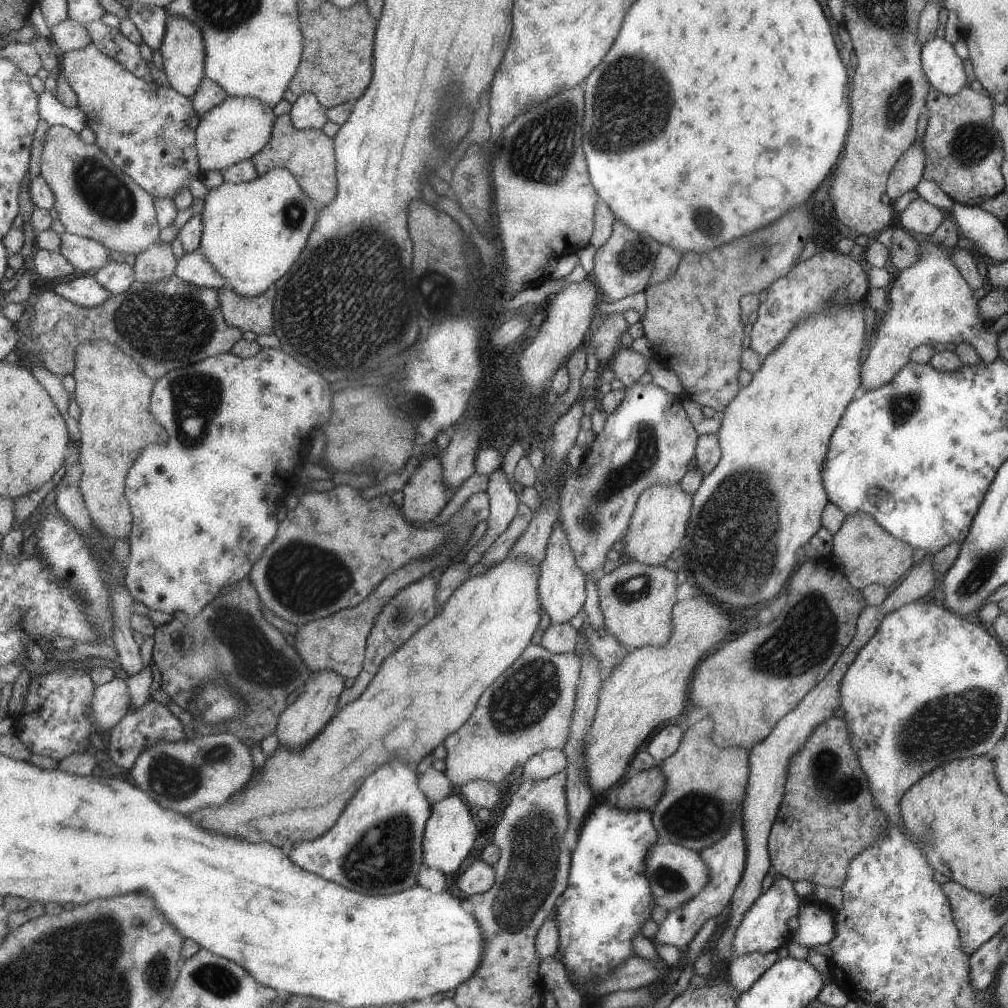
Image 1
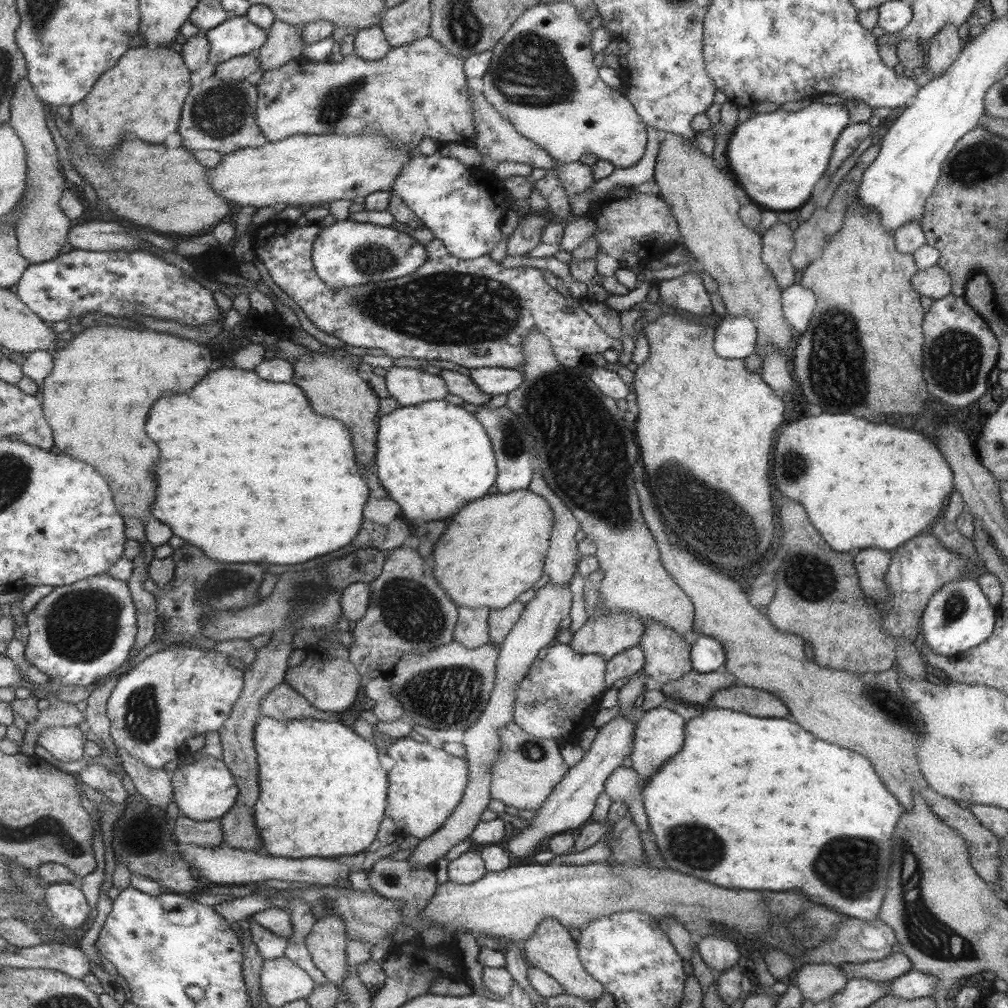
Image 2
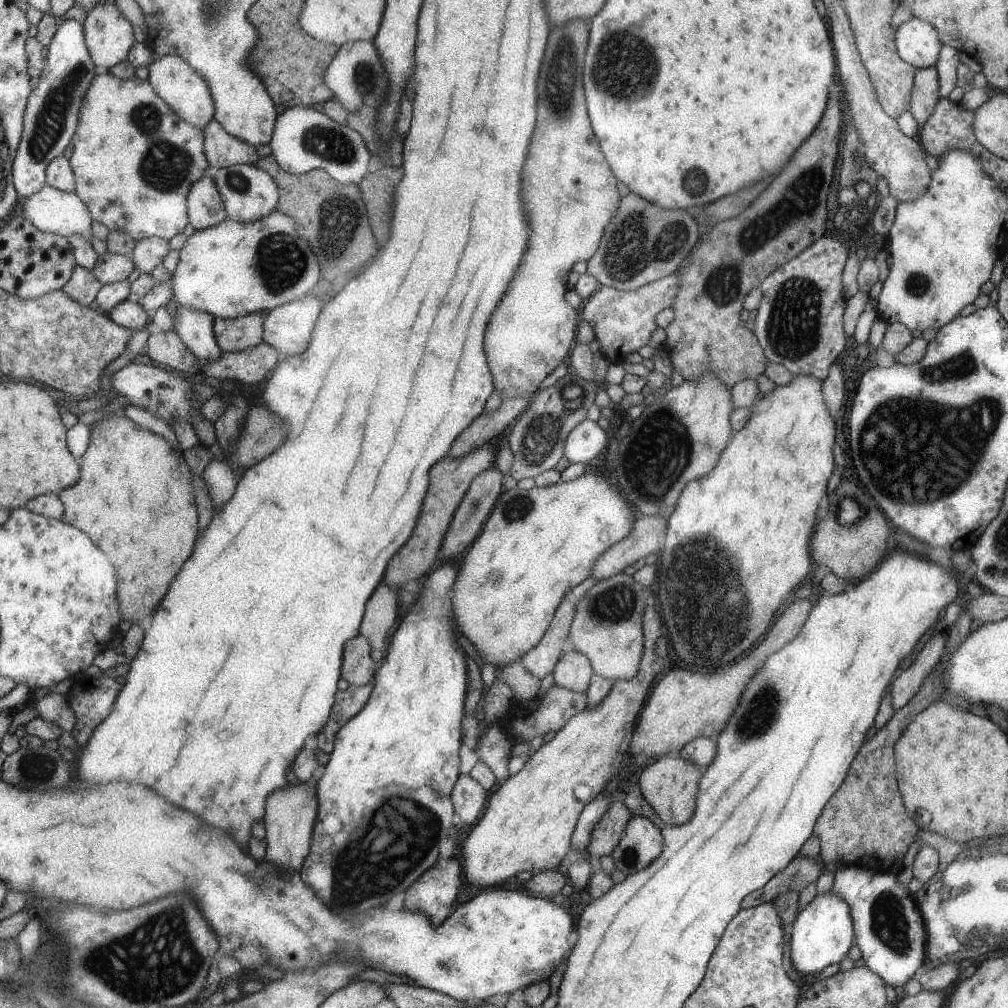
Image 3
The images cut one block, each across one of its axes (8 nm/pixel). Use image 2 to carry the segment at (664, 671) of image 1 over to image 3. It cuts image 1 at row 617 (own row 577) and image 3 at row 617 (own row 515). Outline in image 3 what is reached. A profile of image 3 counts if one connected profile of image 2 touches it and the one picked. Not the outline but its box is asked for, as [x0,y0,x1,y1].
[461,602,659,888]

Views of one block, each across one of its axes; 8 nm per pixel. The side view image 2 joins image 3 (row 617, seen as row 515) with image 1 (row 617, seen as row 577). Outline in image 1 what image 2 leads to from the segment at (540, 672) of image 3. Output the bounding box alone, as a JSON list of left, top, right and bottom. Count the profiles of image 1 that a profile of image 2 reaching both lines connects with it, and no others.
[539,526,585,625]

